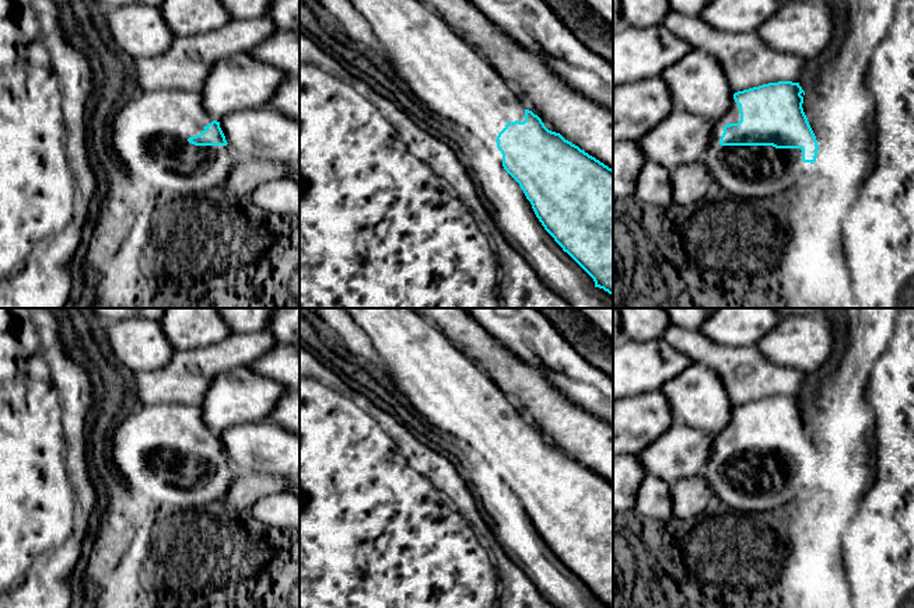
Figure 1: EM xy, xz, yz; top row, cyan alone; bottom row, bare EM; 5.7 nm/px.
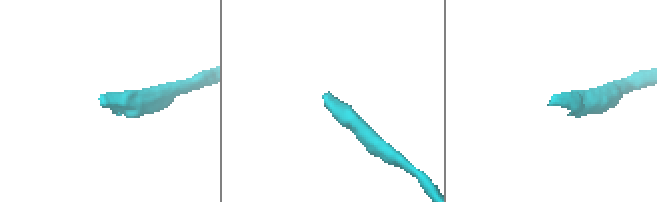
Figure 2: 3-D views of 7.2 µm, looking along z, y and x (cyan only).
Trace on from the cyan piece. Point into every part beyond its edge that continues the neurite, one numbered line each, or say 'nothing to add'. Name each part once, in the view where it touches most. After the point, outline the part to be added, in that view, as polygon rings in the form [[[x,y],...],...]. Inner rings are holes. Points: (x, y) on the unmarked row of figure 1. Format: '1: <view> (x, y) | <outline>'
1: yz (746, 485) | [[[732,409],[729,424],[714,436],[711,455],[703,471],[714,502],[738,511],[773,511],[791,502],[810,476],[802,475],[801,462],[773,460],[721,460],[724,440],[740,434],[739,419]]]

